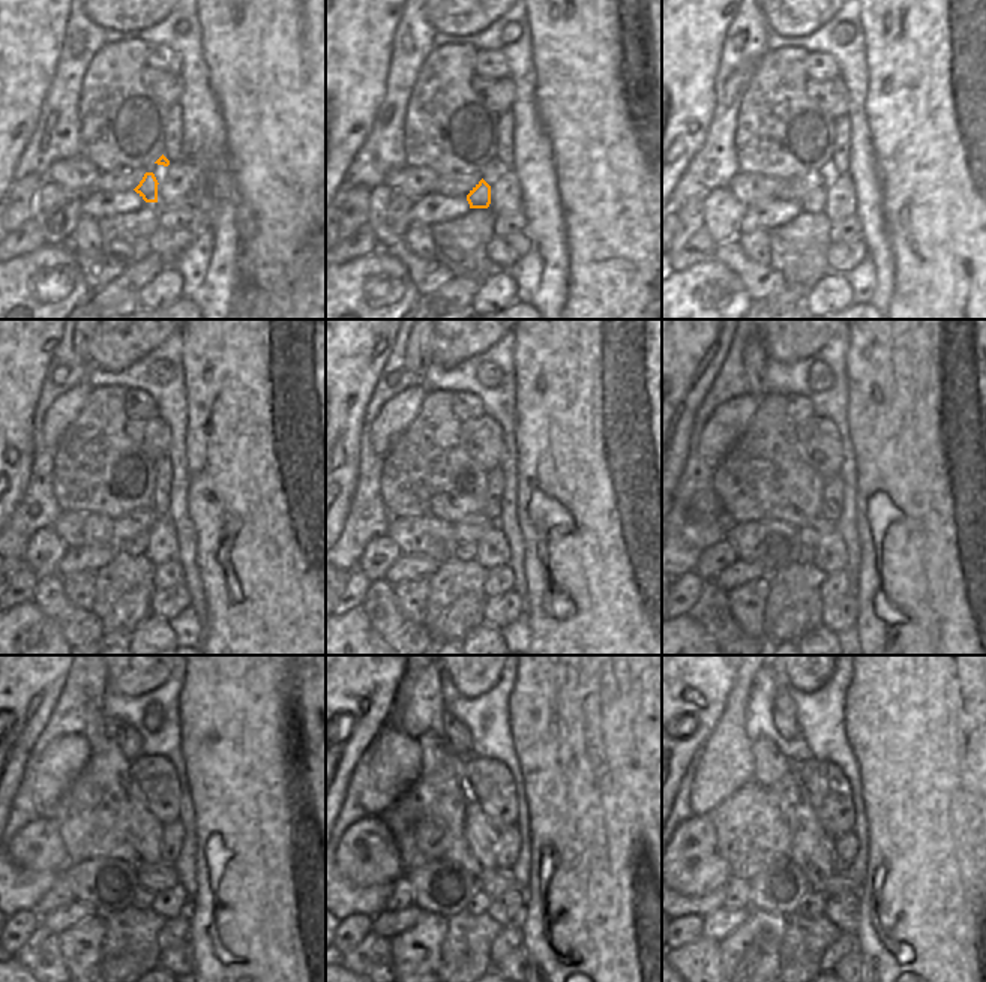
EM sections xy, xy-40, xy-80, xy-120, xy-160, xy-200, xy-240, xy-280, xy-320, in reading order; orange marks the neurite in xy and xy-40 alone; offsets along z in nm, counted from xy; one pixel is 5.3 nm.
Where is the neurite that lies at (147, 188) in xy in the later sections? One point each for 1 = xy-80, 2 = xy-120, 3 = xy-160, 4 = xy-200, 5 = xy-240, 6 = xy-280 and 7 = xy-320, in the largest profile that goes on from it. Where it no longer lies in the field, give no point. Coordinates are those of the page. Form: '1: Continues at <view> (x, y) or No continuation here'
1: Continues at xy-80 (814, 201)
2: Continues at xy-120 (135, 546)
3: Continues at xy-160 (467, 550)
4: Continues at xy-200 (806, 553)
5: Continues at xy-240 (143, 898)
6: Continues at xy-280 (479, 901)
7: Continues at xy-320 (812, 906)

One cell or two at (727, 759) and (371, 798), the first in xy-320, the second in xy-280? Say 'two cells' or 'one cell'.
one cell

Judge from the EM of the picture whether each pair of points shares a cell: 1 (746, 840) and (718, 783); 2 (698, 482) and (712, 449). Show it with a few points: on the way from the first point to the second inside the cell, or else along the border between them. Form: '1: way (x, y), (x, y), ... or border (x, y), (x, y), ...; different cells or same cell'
1: border (754, 780), (740, 786), (703, 816); different cells
2: border (701, 429), (698, 452), (715, 468); different cells

